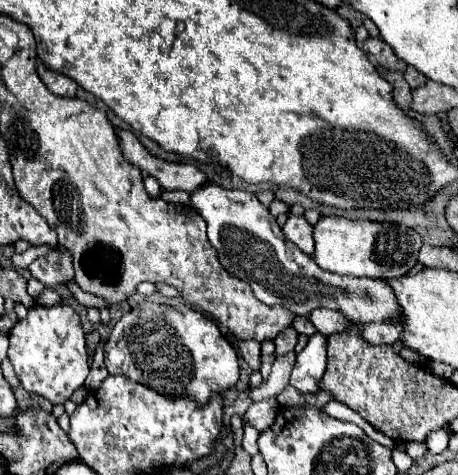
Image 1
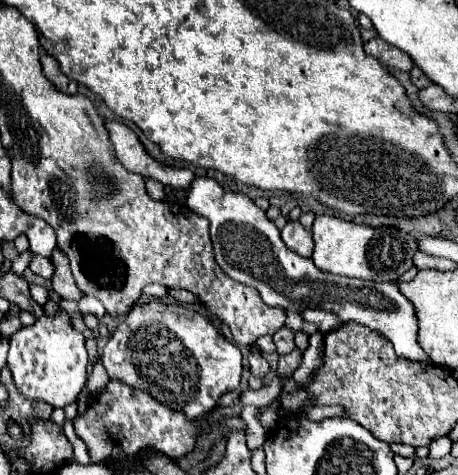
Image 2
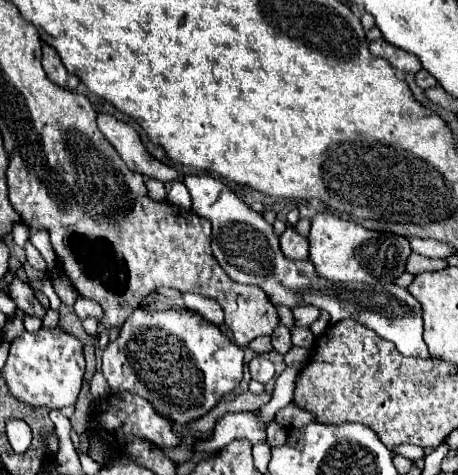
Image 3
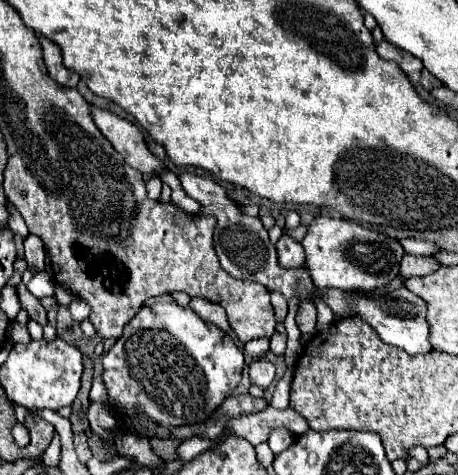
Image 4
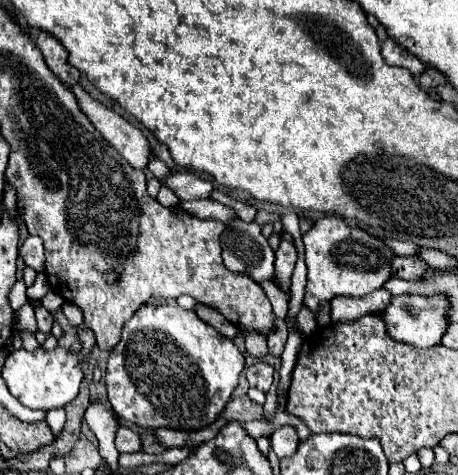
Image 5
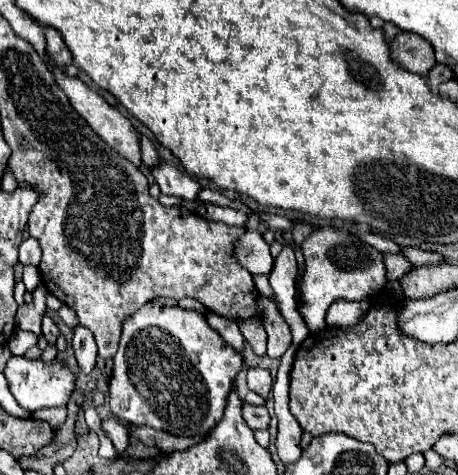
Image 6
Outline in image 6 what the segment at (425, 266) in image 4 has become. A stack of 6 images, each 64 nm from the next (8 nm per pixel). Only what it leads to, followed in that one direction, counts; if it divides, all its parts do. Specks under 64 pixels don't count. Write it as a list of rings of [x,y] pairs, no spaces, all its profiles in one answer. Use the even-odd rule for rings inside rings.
[[[386,254],[386,270],[388,270],[388,280],[400,280],[404,278],[408,272],[412,272],[416,266],[412,262],[408,262],[402,254]]]

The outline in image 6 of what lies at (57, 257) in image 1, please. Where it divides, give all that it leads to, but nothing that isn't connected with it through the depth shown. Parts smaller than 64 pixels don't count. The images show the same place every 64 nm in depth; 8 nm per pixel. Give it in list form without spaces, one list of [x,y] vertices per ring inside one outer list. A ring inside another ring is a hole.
[[[26,238],[22,244],[20,244],[20,262],[22,264],[32,264],[38,268],[40,264],[40,258],[42,258],[42,250],[40,250],[40,244],[36,238]]]

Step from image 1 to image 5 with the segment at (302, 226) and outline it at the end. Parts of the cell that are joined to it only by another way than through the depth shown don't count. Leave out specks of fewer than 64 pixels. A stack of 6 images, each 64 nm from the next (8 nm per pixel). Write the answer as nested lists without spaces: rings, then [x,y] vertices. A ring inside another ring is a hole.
[[[282,238],[280,248],[276,250],[276,276],[278,276],[278,284],[284,292],[288,292],[288,288],[290,288],[290,276],[292,276],[296,260],[298,260],[298,252],[296,252],[294,242]]]

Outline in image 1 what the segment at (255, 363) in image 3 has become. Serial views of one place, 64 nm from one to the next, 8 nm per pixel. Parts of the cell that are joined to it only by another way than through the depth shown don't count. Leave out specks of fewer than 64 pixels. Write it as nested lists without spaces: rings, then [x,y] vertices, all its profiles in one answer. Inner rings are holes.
[[[238,340],[238,352],[248,362],[252,370],[260,368],[260,342],[256,340]]]

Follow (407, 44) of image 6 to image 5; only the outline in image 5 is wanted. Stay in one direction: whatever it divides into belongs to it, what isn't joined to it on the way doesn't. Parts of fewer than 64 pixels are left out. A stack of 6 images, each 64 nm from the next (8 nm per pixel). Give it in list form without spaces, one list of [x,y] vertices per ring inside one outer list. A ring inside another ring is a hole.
[[[386,40],[382,44],[382,50],[380,52],[382,52],[382,56],[384,56],[384,60],[388,64],[402,66],[402,68],[410,70],[414,76],[420,76],[426,70],[426,64],[424,62],[420,62],[416,56],[412,56],[408,52],[404,52],[404,48],[400,48],[394,40]]]

